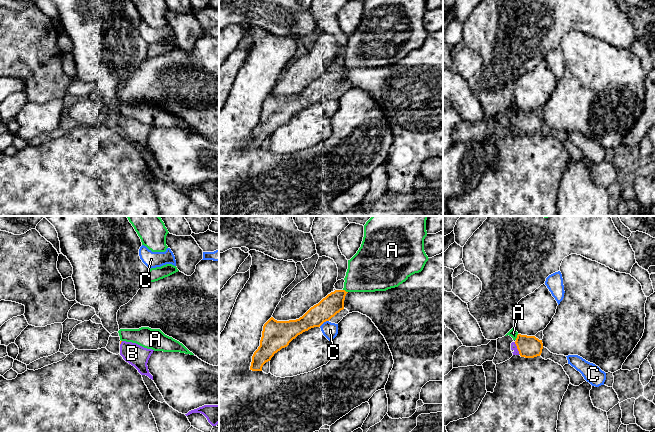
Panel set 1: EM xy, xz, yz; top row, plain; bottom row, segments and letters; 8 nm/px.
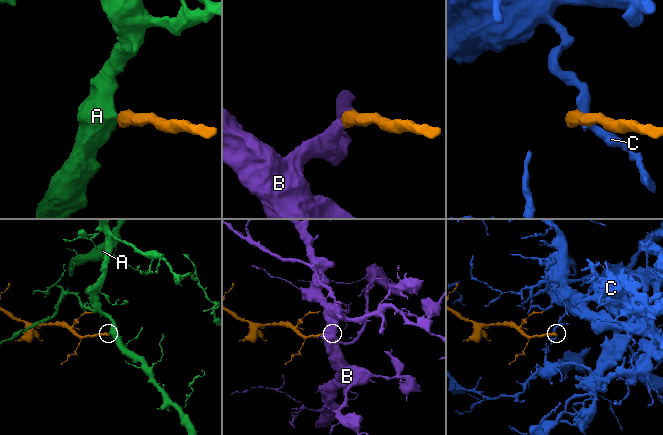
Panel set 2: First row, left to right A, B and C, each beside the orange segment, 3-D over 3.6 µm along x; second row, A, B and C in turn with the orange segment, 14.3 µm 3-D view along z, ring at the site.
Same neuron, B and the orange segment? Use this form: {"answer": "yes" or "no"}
{"answer": "yes"}

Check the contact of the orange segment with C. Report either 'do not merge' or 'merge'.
do not merge

